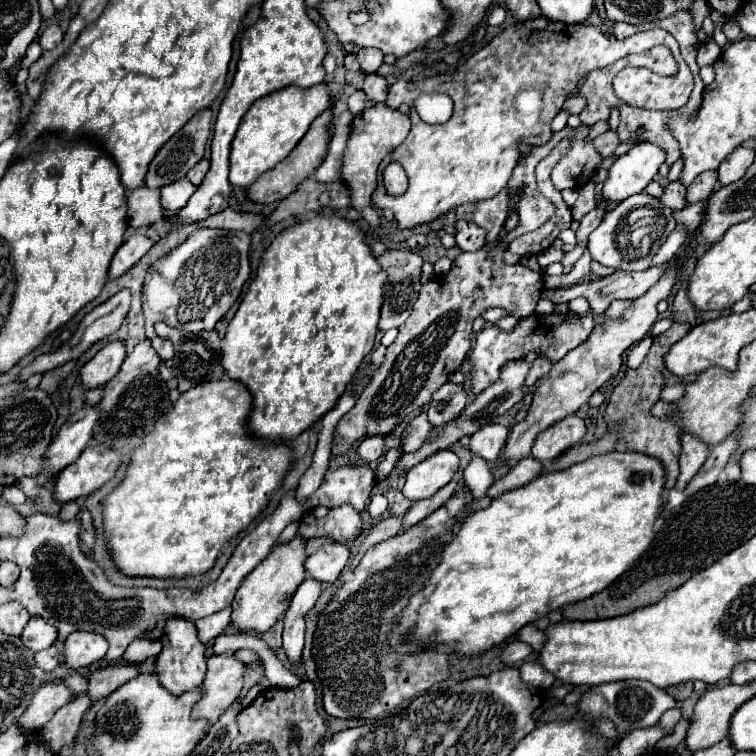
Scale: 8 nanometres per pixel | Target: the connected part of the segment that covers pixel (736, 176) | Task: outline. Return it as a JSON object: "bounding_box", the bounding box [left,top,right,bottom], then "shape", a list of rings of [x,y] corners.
{"bounding_box":[717,147,755,187],"shape":[[[737,147],[721,163],[721,167],[717,171],[719,173],[719,183],[725,187],[725,185],[731,185],[731,183],[739,181],[745,175],[751,159],[755,159],[755,149],[751,149],[751,147]]]}

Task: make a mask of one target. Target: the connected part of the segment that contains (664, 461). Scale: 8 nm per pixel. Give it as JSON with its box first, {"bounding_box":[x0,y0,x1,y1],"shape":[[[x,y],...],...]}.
{"bounding_box":[605,323,691,507],"shape":[[[673,323],[665,333],[653,337],[653,345],[647,353],[647,357],[643,359],[643,363],[637,369],[627,369],[623,381],[613,389],[607,411],[605,411],[605,423],[607,427],[615,427],[621,425],[623,429],[621,439],[617,439],[619,449],[629,449],[629,451],[637,451],[637,453],[645,453],[649,457],[655,457],[661,461],[661,465],[665,467],[665,491],[663,491],[663,507],[667,505],[667,497],[669,491],[675,485],[675,479],[679,475],[679,427],[673,421],[667,419],[657,419],[649,413],[649,409],[659,401],[659,393],[665,387],[665,379],[663,379],[663,371],[665,371],[665,353],[669,351],[669,347],[673,343],[677,343],[679,339],[683,339],[687,335],[691,327],[685,323]]]}

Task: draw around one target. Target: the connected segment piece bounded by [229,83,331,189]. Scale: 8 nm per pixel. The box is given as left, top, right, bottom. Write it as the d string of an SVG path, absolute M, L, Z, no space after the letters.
M327 83L309 89L285 87L255 101L251 109L243 115L239 129L231 141L231 153L229 153L231 185L245 189L259 175L263 175L265 171L275 167L281 159L285 159L303 139L315 117L321 115L325 109L329 109L329 103L331 103L331 93L327 89Z

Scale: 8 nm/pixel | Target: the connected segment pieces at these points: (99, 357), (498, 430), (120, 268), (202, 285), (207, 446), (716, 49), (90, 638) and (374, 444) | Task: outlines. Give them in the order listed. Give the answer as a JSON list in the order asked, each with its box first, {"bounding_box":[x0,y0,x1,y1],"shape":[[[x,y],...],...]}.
[{"bounding_box":[81,341,125,389],"shape":[[[113,341],[105,345],[91,361],[87,361],[81,367],[81,383],[85,389],[93,387],[103,387],[111,377],[117,375],[121,363],[125,359],[125,343],[123,341]]]},{"bounding_box":[469,425,509,461],"shape":[[[487,425],[481,427],[477,433],[471,435],[469,449],[473,455],[485,459],[485,461],[497,461],[501,455],[501,449],[505,447],[509,429],[503,425]]]},{"bounding_box":[109,233,153,279],"shape":[[[135,233],[131,235],[115,253],[113,261],[111,261],[111,269],[109,269],[109,279],[117,279],[121,275],[125,275],[135,263],[139,263],[139,259],[151,249],[153,241],[147,239],[143,233]]]},{"bounding_box":[143,229,251,361],"shape":[[[199,229],[187,237],[177,249],[151,265],[143,285],[143,313],[145,333],[153,349],[163,361],[173,359],[173,343],[161,339],[153,331],[155,321],[165,321],[183,333],[211,331],[215,323],[229,311],[241,295],[243,283],[251,275],[249,265],[251,235],[245,231],[225,229]]]},{"bounding_box":[103,379,291,577],"shape":[[[221,379],[193,387],[177,399],[133,451],[127,475],[103,501],[103,533],[115,567],[127,577],[193,577],[209,571],[219,549],[267,507],[269,495],[291,469],[291,449],[249,437],[245,419],[251,411],[247,387]]]},{"bounding_box":[697,39,721,67],"shape":[[[713,39],[708,40],[709,41],[702,43],[698,49],[697,64],[701,65],[701,67],[711,65],[711,63],[721,55],[721,48],[715,41]]]},{"bounding_box":[63,631,107,669],"shape":[[[79,631],[79,633],[71,633],[65,639],[63,661],[69,669],[83,669],[103,659],[105,653],[107,653],[107,641],[101,635]]]},{"bounding_box":[359,435,387,463],"shape":[[[371,435],[371,437],[367,437],[359,445],[359,455],[361,455],[363,463],[381,459],[385,455],[385,451],[387,451],[387,447],[385,447],[385,435]]]}]

